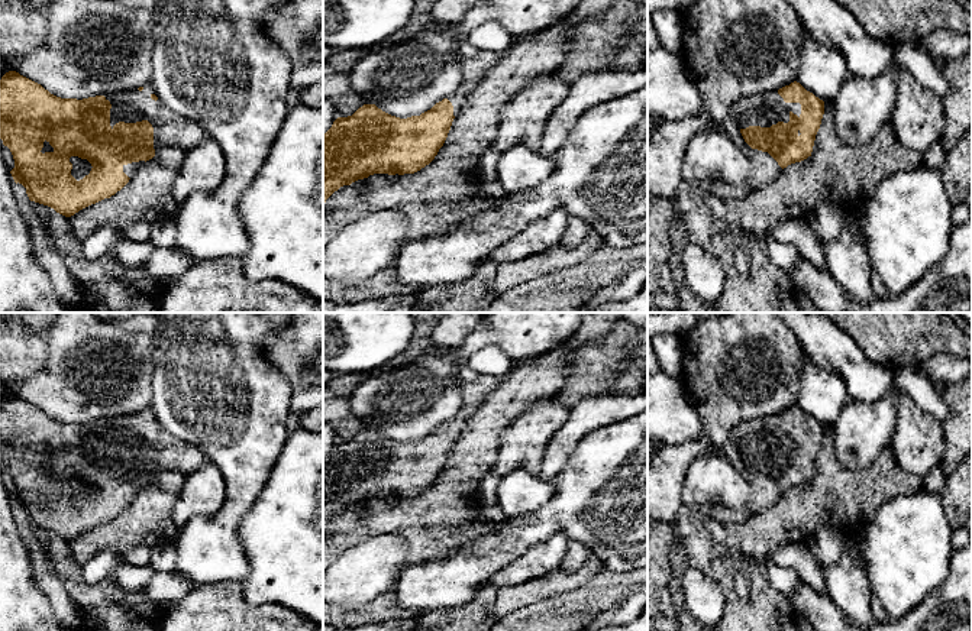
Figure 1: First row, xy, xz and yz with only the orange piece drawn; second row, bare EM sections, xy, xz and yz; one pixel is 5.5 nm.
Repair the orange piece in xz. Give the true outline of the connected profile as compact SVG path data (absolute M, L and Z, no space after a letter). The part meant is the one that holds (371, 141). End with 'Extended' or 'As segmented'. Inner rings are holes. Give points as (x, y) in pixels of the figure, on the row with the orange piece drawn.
M479 51L472 58L459 56L462 82L458 90L420 116L400 119L375 104L364 104L352 116L338 117L323 135L323 204L343 185L374 174L404 175L414 174L429 165L443 146L453 119L466 98L477 88L484 74L495 65L503 52Z. Extended

